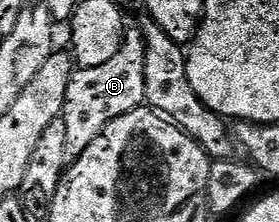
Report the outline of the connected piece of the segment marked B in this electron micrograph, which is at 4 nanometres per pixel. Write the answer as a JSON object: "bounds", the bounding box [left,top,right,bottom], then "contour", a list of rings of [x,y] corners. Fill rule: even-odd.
{"bounds":[59,27,145,158],"contour":[[[129,27],[125,30],[125,38],[121,40],[119,51],[115,51],[109,62],[99,67],[77,69],[69,76],[67,95],[63,99],[63,111],[59,118],[67,127],[66,158],[81,157],[107,123],[145,105],[144,58],[145,34],[140,28]]]}

